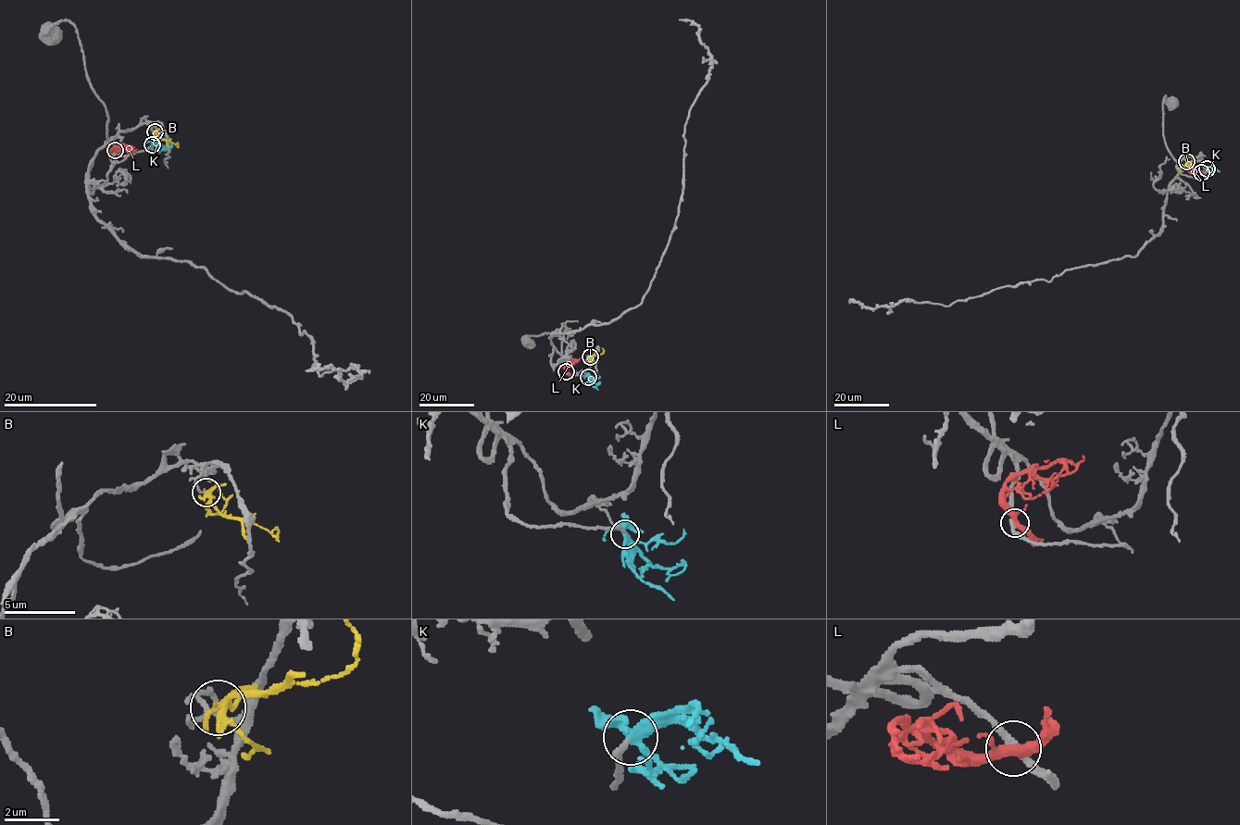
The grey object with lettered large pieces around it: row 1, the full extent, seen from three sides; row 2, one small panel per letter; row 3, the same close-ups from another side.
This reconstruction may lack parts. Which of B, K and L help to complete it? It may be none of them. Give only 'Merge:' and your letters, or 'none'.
Merge: K

